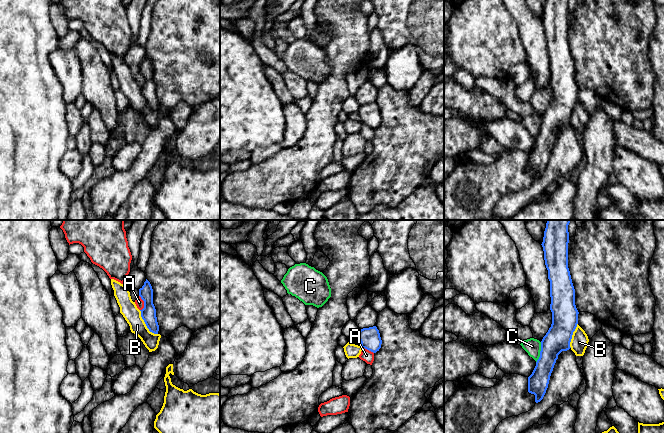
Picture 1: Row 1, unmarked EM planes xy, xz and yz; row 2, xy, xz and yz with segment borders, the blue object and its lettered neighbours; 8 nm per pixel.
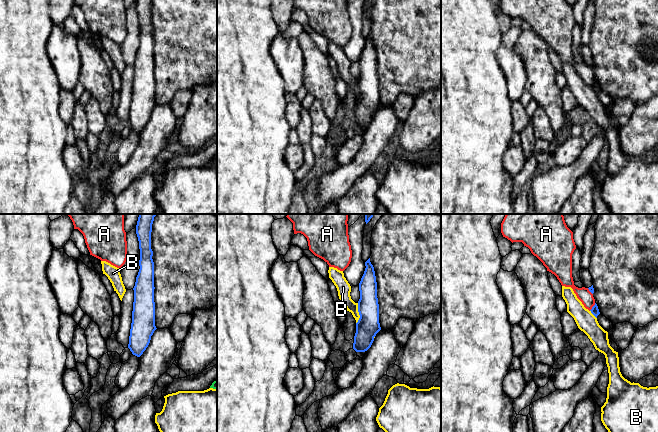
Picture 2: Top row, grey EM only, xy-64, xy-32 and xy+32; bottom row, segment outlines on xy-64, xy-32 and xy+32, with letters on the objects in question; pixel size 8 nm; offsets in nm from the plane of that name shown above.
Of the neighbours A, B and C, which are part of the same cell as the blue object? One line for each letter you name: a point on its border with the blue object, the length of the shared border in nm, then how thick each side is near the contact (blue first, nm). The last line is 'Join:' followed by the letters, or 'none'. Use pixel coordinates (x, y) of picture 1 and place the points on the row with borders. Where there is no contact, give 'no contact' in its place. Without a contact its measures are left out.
Join: none

